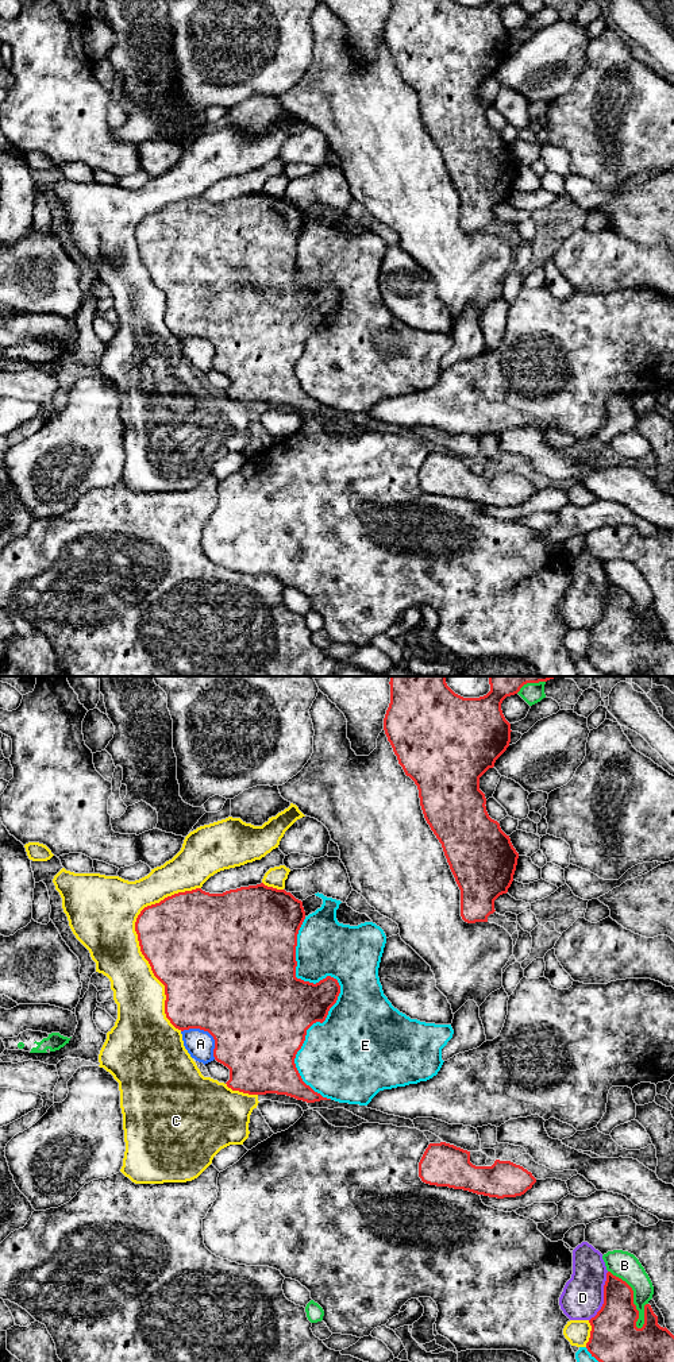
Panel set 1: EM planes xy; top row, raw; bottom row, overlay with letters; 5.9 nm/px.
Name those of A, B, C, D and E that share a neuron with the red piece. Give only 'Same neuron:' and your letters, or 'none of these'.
Same neuron: none of these

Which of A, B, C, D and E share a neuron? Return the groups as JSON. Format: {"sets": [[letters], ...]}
{"sets": [["A"], ["B"], ["C"], ["D"], ["E"]]}

